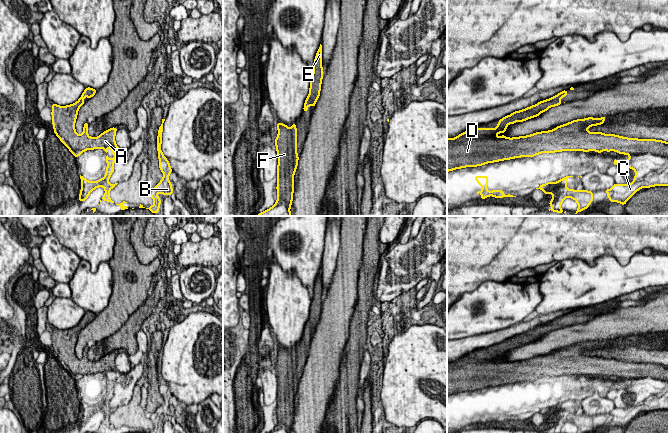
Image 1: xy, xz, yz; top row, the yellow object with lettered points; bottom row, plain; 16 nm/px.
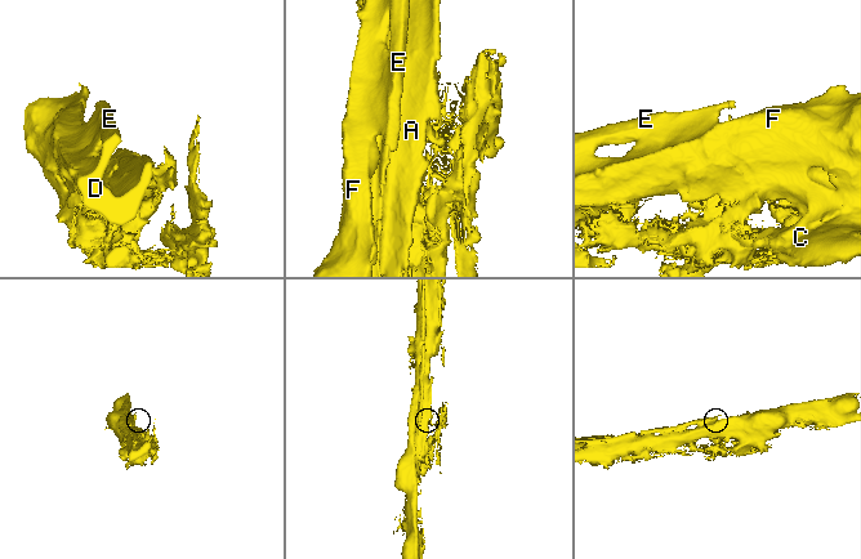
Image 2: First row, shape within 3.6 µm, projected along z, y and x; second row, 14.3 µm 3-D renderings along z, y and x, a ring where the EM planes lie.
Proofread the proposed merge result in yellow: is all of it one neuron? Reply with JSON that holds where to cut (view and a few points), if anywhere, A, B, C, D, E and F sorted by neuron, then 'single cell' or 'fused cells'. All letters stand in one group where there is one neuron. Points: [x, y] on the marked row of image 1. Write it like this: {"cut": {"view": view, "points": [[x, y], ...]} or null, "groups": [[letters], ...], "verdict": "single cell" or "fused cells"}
{"cut": null, "groups": [["A", "B", "C", "D", "E", "F"]], "verdict": "single cell"}

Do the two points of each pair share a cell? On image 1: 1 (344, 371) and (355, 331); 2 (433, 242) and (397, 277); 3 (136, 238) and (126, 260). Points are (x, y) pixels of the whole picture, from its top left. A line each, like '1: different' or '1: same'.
1: same
2: same
3: different

